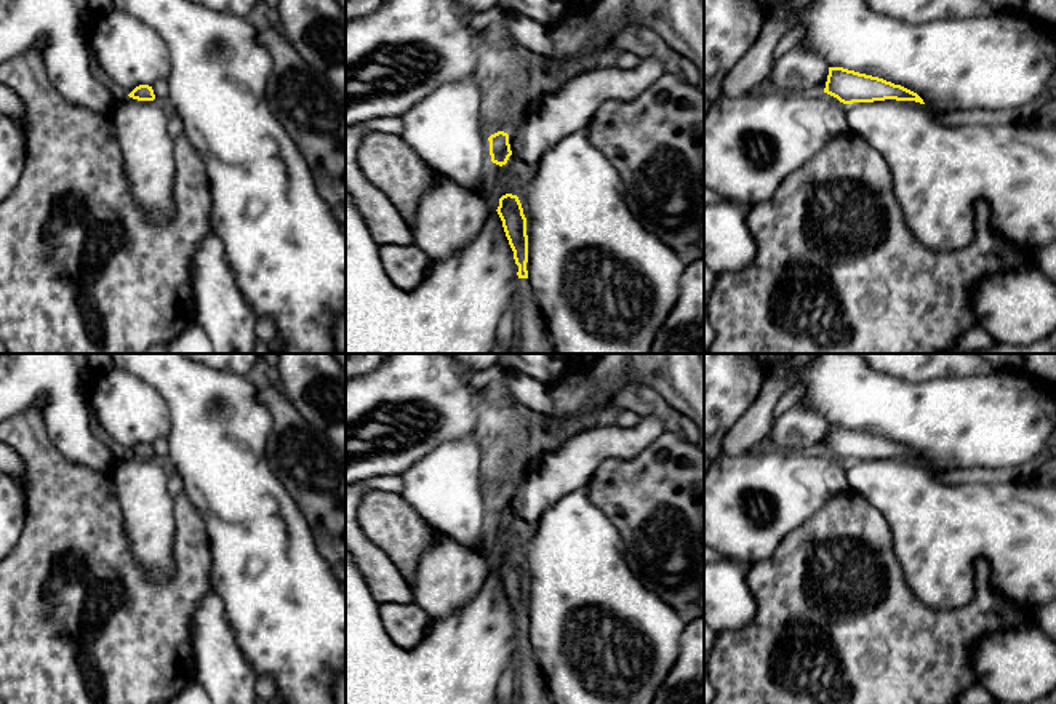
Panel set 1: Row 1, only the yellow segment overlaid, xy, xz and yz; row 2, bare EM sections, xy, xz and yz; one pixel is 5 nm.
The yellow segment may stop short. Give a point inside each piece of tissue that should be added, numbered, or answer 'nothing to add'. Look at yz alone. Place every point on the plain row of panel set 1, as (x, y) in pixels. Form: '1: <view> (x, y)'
nothing to add

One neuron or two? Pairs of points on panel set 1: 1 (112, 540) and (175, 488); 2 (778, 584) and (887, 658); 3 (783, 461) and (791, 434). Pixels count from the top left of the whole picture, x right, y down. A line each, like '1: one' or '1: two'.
1: two
2: one
3: two

